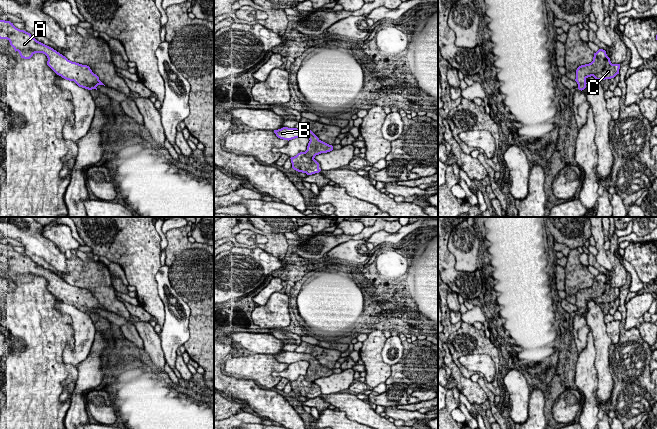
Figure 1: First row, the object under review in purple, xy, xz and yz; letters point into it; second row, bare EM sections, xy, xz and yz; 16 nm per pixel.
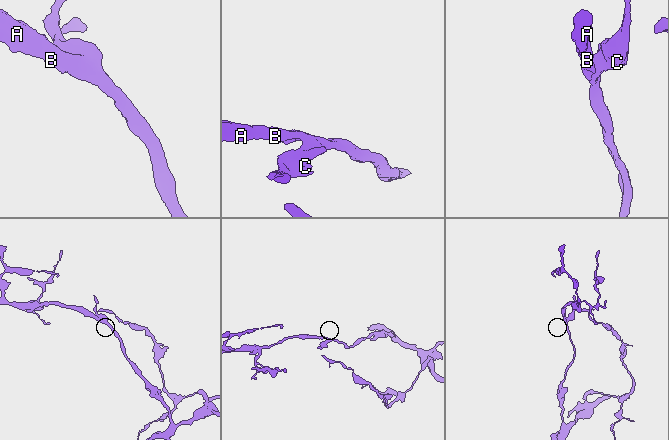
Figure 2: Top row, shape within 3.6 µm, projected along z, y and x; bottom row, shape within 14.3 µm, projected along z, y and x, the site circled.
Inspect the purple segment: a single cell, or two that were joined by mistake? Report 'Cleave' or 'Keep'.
Keep

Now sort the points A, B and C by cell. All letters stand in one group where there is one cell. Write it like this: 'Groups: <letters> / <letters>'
Groups: A B C

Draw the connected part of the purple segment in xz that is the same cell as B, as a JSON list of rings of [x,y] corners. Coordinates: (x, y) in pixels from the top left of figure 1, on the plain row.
[[[283,351],[274,354],[276,360],[283,364],[292,364],[299,361],[308,361],[309,367],[305,376],[291,381],[292,392],[298,396],[312,399],[319,397],[319,387],[314,383],[316,379],[333,374],[333,370],[321,365],[311,354]]]

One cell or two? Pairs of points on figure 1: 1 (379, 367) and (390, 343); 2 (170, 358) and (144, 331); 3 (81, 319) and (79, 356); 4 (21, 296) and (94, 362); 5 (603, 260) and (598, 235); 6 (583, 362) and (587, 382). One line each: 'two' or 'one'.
1: two
2: two
3: one
4: two
5: one
6: one

